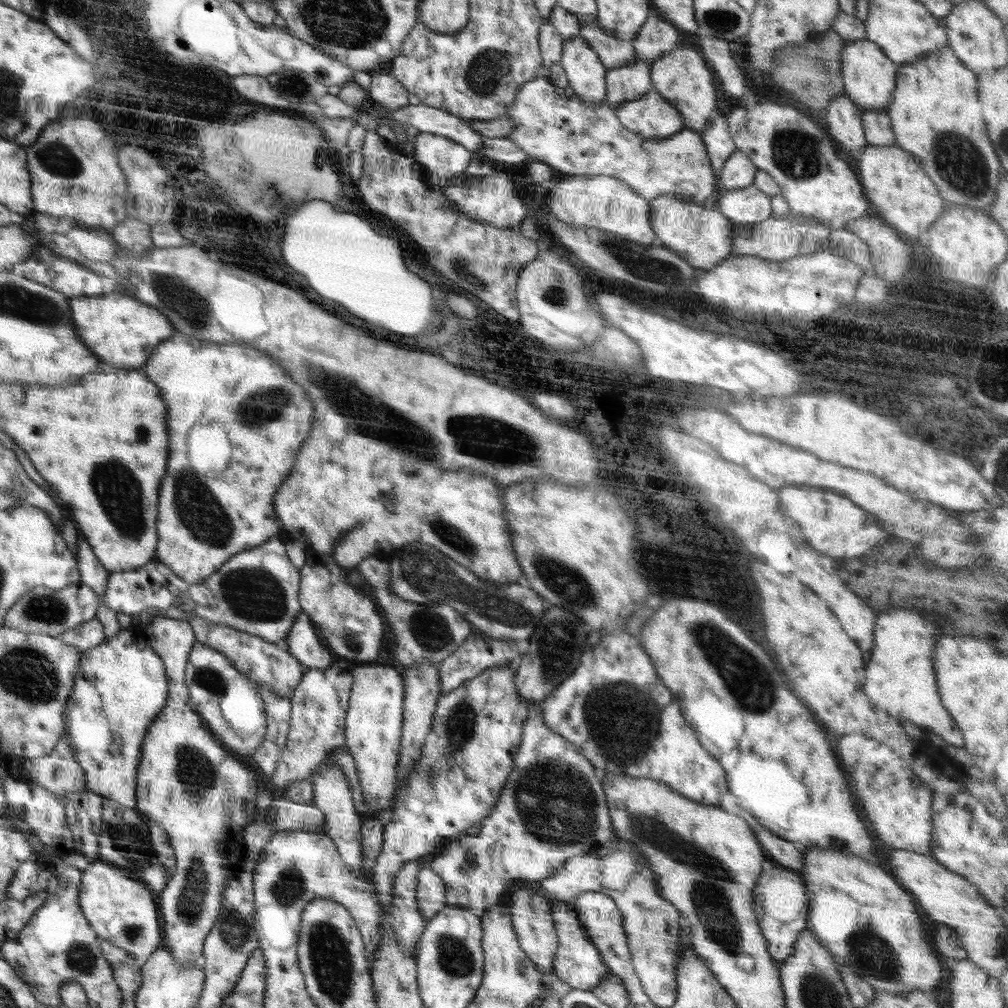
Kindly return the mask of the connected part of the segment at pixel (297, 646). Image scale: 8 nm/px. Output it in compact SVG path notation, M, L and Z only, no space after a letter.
M302 610L298 612L288 638L284 640L288 653L298 659L307 669L324 670L332 666L332 654L320 644L311 620Z

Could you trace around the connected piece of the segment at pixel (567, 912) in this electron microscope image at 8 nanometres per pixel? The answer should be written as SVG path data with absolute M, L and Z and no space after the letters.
M551 900L552 917L556 927L558 949L553 964L553 974L568 984L568 987L590 991L599 986L608 976L609 969L605 966L600 952L594 947L591 939L586 935L585 928L578 921L573 903L568 901Z

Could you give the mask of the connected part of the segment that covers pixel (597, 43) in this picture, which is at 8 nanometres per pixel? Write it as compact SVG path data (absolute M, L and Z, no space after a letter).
M598 22L580 24L580 36L597 52L600 62L608 68L628 66L636 62L636 53L631 41L608 36Z

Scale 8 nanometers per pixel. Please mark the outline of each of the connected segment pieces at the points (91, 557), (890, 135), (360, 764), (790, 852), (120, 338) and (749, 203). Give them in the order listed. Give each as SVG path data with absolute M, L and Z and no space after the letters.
M81 534L78 538L77 568L81 576L80 582L88 585L98 595L102 595L106 590L110 572L106 571L104 566L96 559L92 547Z
M864 110L861 123L867 144L872 146L895 146L895 134L887 110Z
M360 664L353 670L353 683L349 696L349 710L345 718L345 749L356 764L358 782L362 788L364 802L368 806L368 817L375 818L380 810L388 809L394 798L394 784L396 784L396 766L400 758L401 730L404 724L404 676L400 666L381 664Z
M764 826L764 828L752 828L752 833L756 835L756 839L768 857L782 868L788 868L799 872L800 868L804 868L804 853L801 846L780 838L773 833L772 828Z
M113 292L96 297L72 297L69 302L78 337L100 357L107 369L141 369L154 348L177 331L164 313L130 294Z
M754 184L738 190L728 190L717 198L718 210L736 226L746 226L768 220L772 215L770 196Z

